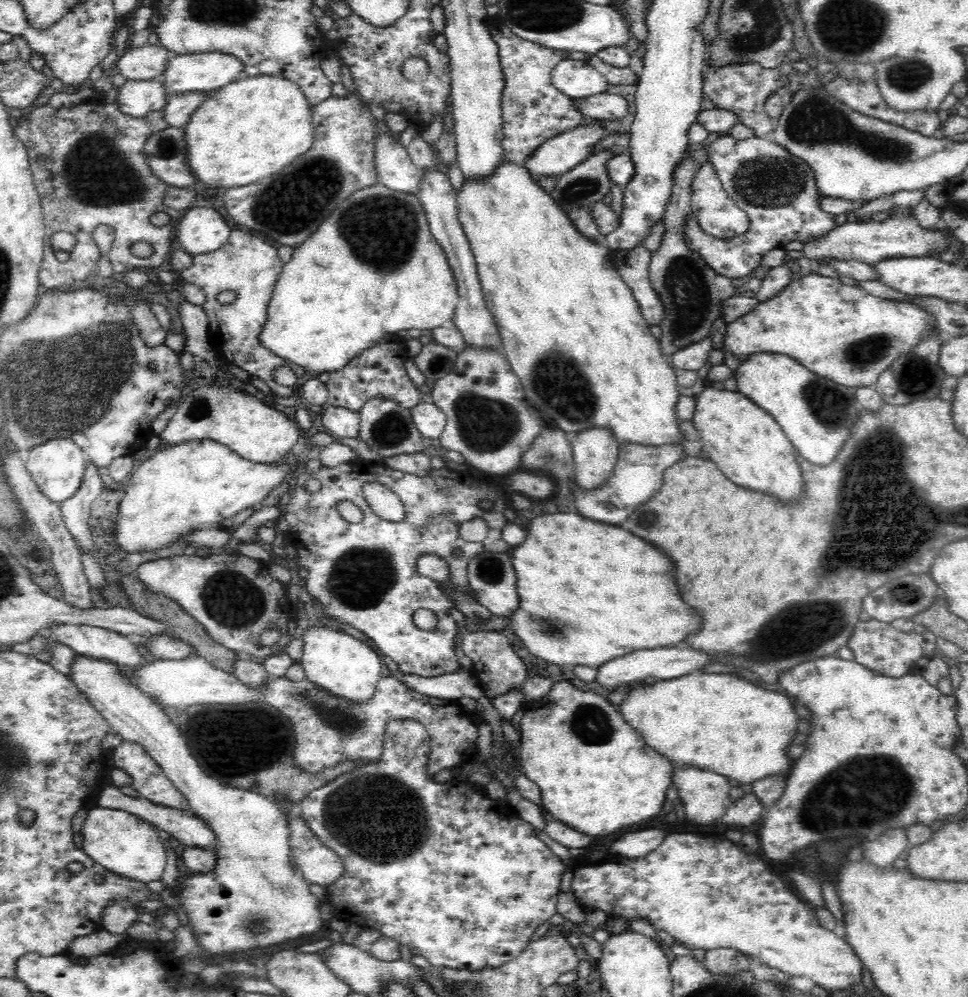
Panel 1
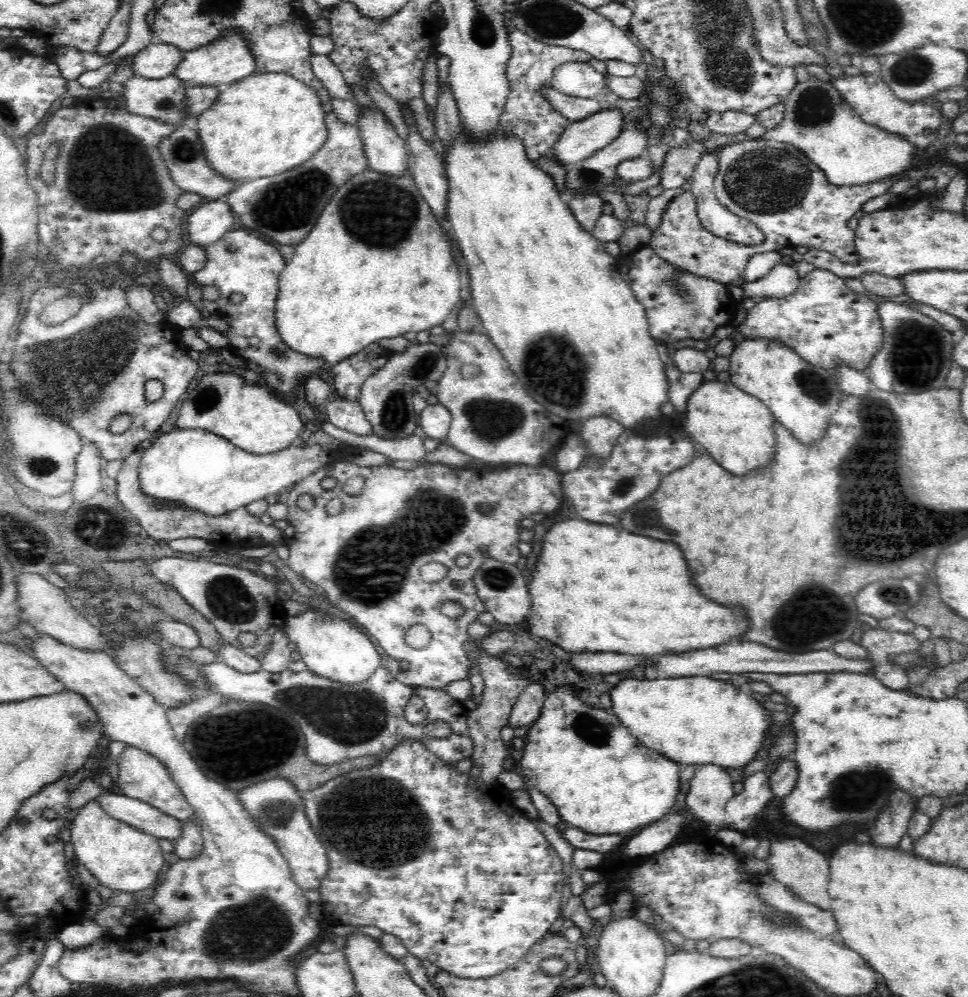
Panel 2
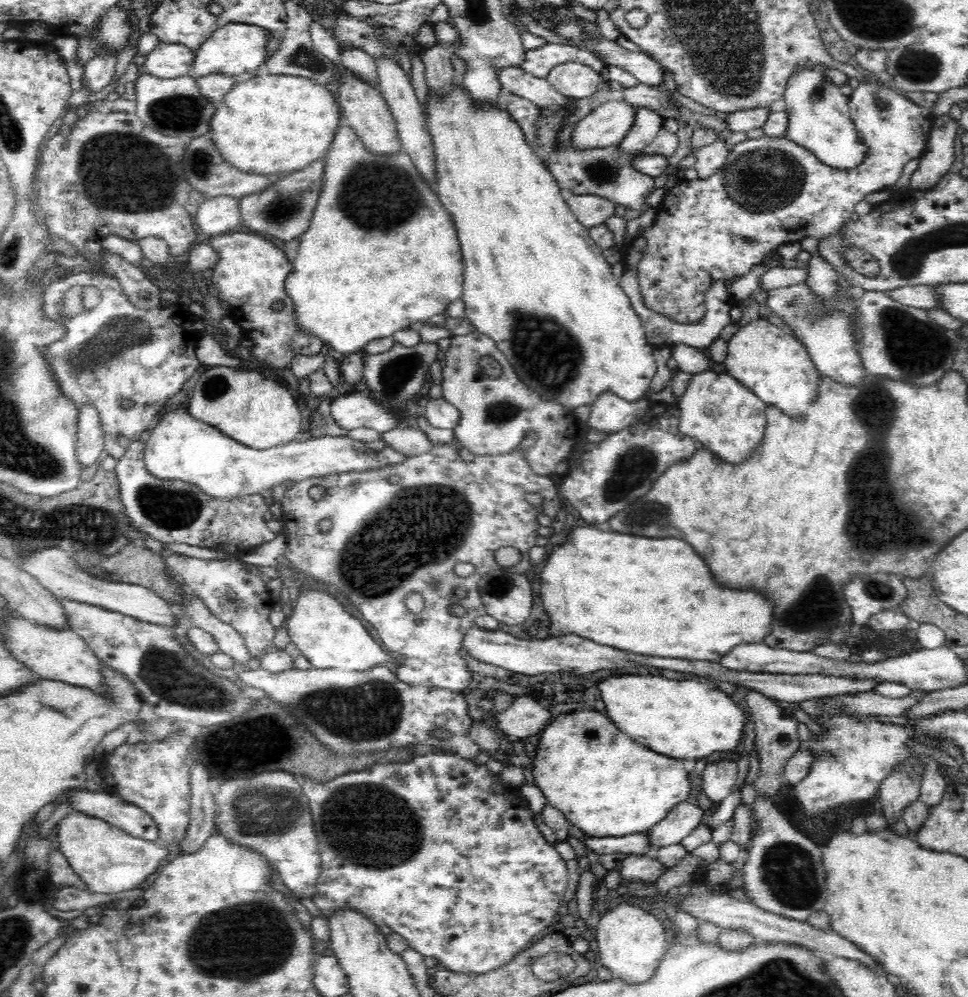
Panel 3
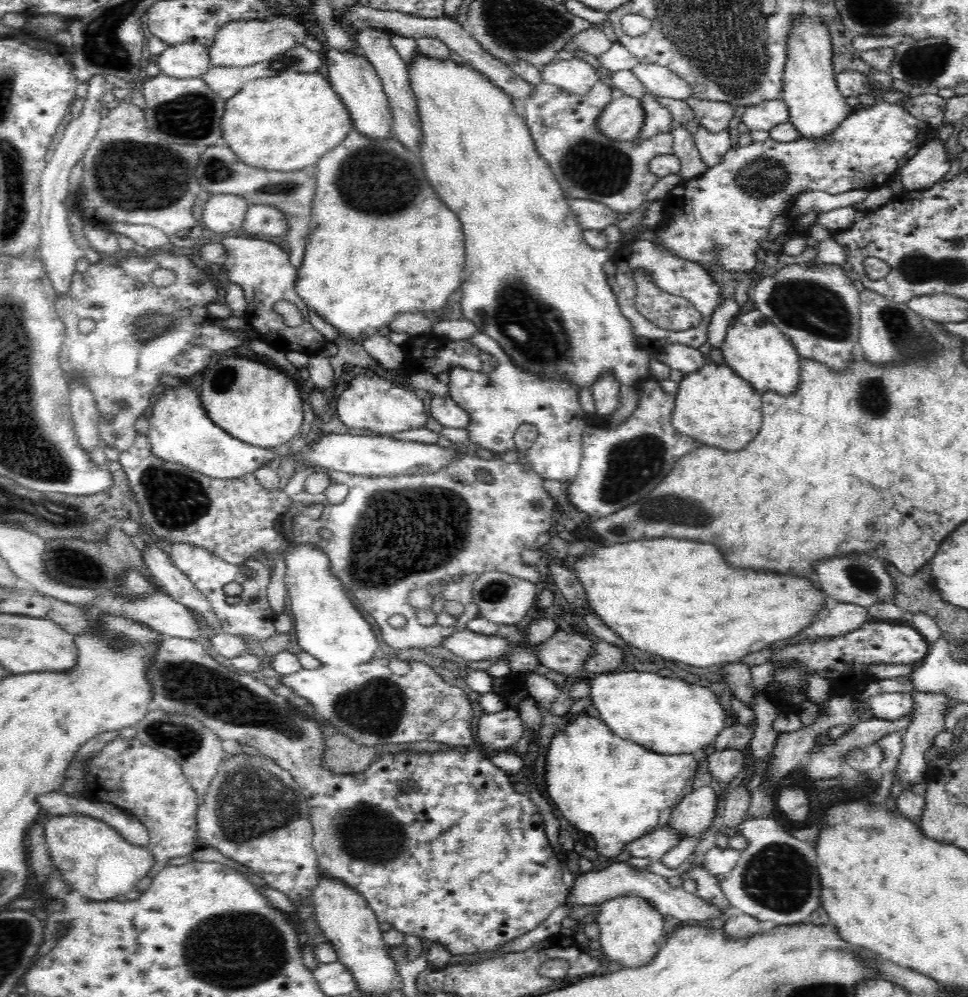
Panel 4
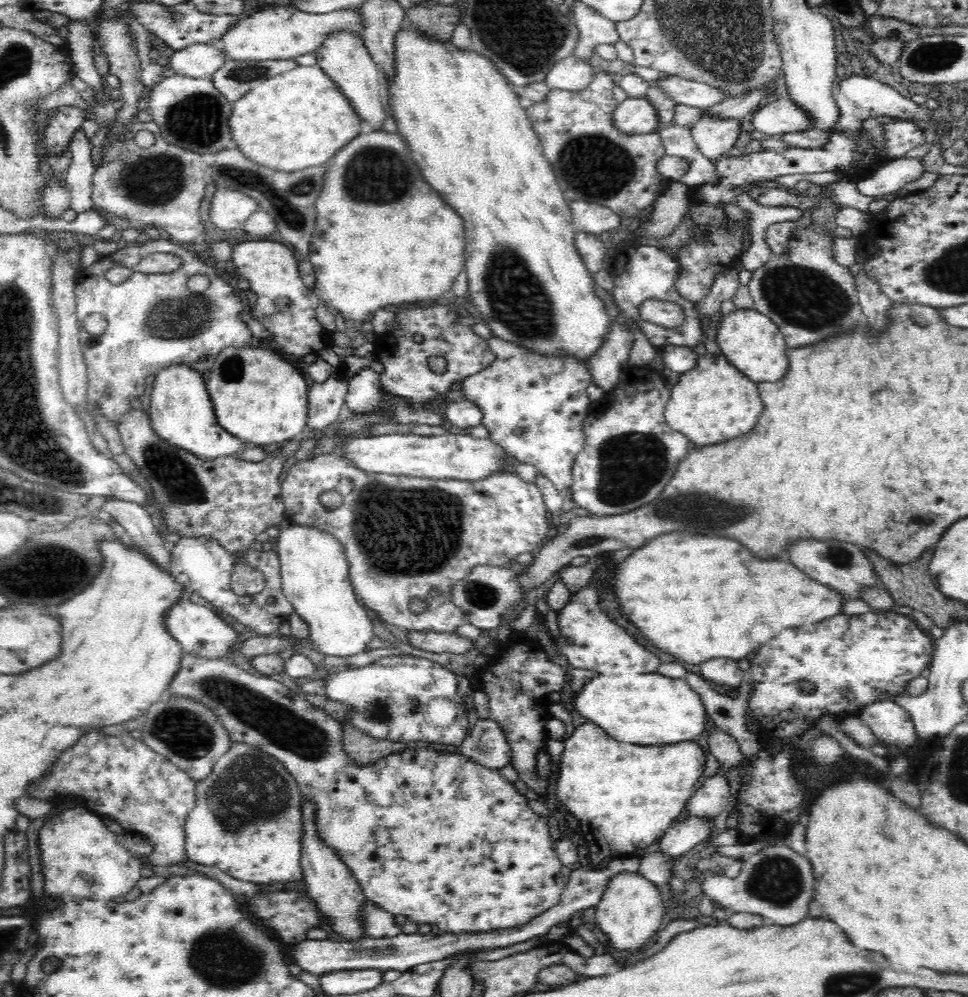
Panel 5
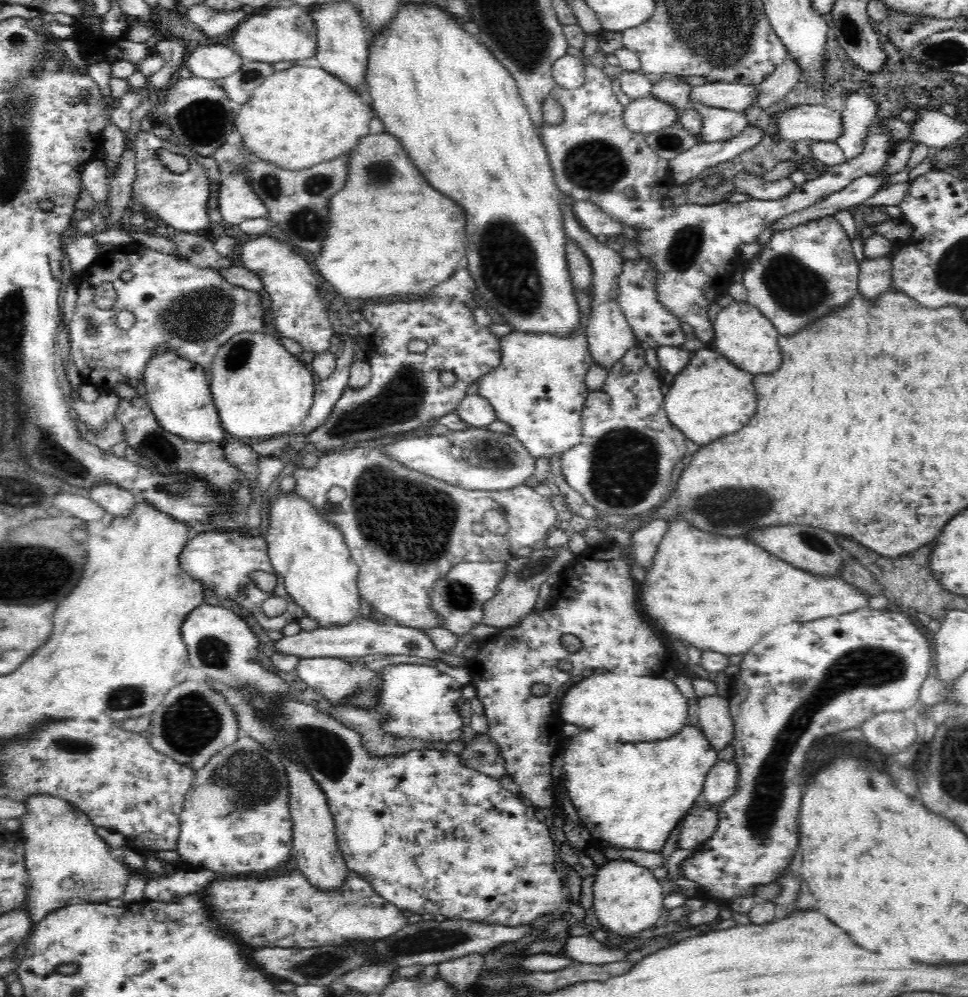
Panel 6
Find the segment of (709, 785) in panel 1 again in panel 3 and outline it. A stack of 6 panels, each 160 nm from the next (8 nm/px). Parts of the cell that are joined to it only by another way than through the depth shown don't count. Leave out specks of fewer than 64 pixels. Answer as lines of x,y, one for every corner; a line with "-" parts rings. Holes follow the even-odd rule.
725,756
719,762
707,764
702,775
702,787
706,798
714,804
722,803
736,786
738,765
735,756

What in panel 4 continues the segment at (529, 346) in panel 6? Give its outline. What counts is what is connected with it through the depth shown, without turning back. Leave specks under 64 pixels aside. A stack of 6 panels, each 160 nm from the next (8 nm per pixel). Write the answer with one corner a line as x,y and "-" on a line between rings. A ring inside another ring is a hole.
483,333
468,338
470,345
493,354
497,366
490,374
455,366
449,370
447,385
449,397
470,417
465,428
472,444
496,454
514,452
515,432
520,424
534,425
539,432
538,442
531,446
529,455
531,469
543,480
572,482
577,475
583,450
583,434
586,427
579,402
582,388
561,378
538,378
536,374
518,368
494,338

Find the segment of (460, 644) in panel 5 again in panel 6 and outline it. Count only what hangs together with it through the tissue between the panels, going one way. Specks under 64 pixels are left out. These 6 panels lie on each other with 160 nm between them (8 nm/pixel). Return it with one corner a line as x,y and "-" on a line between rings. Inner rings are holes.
364,615
354,618
348,624
336,624
336,626
322,626
312,631
301,630
292,636
283,636
274,641
274,648
282,654
300,656
301,658
336,657
336,658
360,658
368,654
404,654
404,656
418,656
418,658
430,658
440,660
450,666
468,666
460,655
449,655
438,650
432,642
432,638
426,633
409,626
396,625
391,622
378,623
373,618

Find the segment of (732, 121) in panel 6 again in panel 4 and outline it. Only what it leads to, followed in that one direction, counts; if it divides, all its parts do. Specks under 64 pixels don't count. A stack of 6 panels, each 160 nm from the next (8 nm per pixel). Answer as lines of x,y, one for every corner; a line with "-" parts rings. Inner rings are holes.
700,125
694,134
694,138
702,162
709,168
716,166
718,162
722,162
723,155
732,149
728,129
720,130
720,132
708,132

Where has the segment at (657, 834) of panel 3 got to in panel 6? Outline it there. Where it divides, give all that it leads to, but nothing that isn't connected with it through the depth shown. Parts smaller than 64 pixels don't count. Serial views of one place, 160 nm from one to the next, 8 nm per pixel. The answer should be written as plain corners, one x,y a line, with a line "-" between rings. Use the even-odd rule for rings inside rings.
735,760
718,761
708,772
701,793
708,804
721,806
734,794
736,786
738,786
738,765

